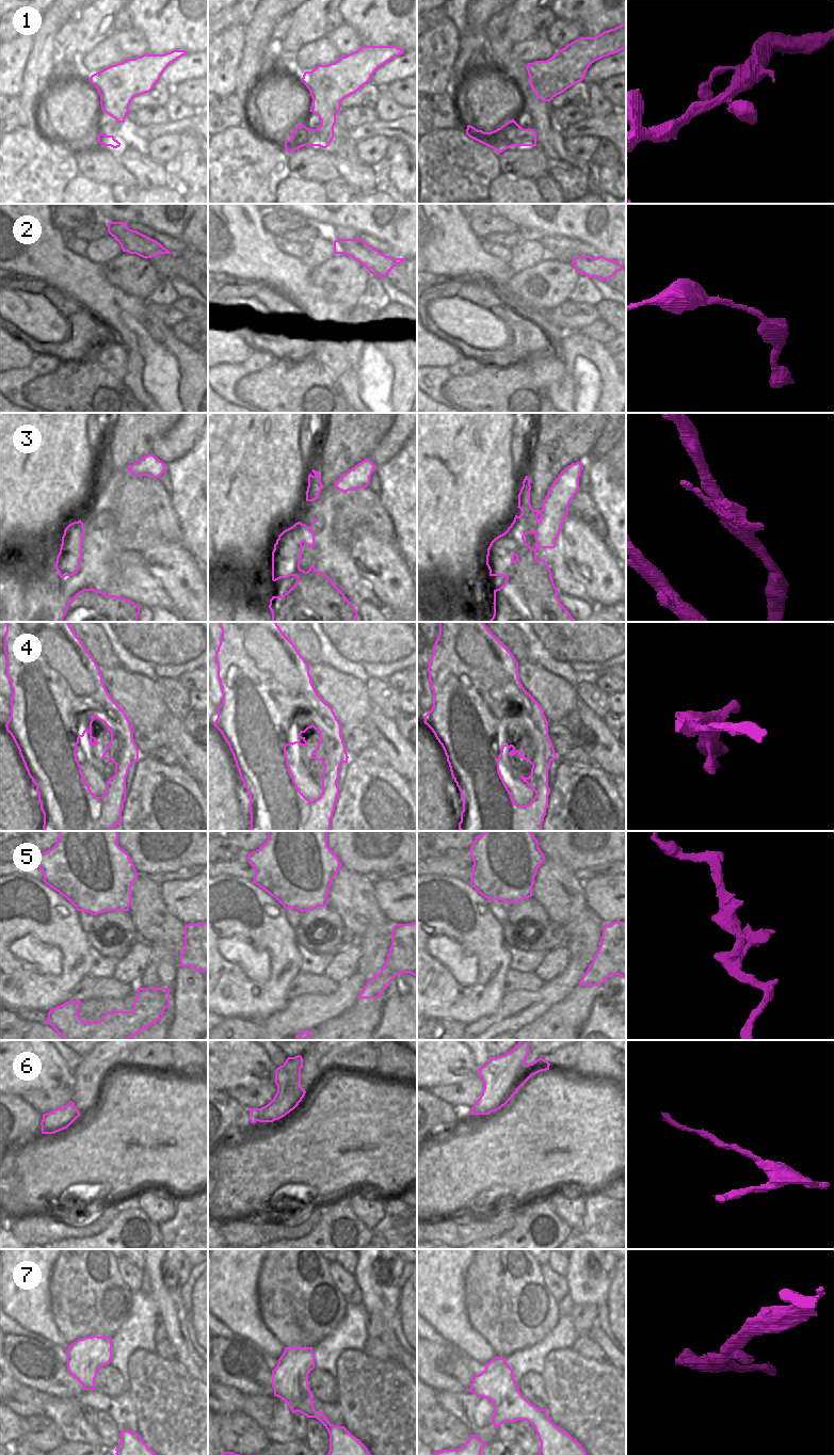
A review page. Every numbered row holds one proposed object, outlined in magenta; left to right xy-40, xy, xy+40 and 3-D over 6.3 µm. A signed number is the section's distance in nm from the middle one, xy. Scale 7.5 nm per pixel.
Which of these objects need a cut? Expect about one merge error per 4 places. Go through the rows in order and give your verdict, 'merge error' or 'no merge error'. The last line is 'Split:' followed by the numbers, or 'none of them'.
1: no merge error
2: no merge error
3: no merge error
4: no merge error
5: no merge error
6: no merge error
7: no merge error
Split: none of them

